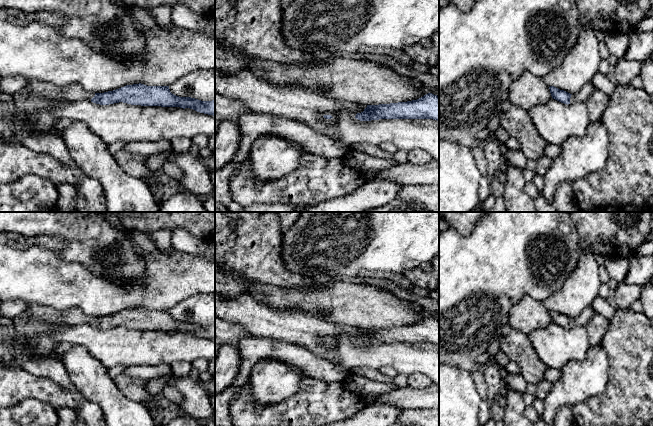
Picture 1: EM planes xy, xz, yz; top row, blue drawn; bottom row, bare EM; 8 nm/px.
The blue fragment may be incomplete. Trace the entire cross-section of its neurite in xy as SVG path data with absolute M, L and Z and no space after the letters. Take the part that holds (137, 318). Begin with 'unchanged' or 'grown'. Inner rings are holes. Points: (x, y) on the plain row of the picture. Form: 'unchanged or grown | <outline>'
grown | M30 304L25 313L57 325L89 324L100 329L123 326L141 330L180 331L215 340L215 324L201 325L191 321L179 321L170 316L169 310L147 310L139 307L104 317L91 317L77 307L57 310L51 306Z

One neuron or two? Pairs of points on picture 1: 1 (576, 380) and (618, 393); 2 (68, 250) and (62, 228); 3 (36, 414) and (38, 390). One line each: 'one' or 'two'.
1: two
2: one
3: two

